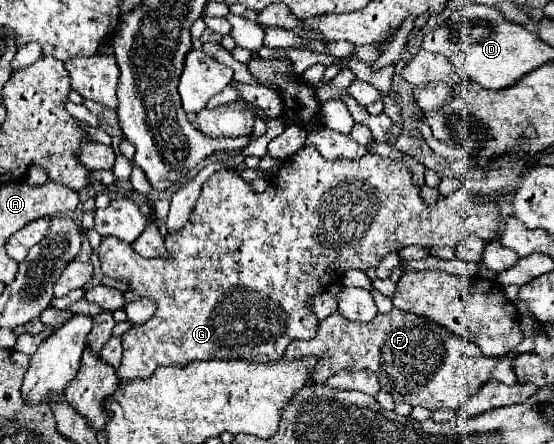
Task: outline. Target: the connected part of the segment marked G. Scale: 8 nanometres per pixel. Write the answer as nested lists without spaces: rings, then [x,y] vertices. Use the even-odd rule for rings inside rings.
[[[305,145],[301,151],[297,151],[293,157],[285,159],[285,163],[281,165],[281,169],[271,177],[269,187],[263,193],[257,193],[251,189],[251,183],[243,181],[237,173],[237,169],[223,169],[213,173],[201,187],[201,195],[191,211],[191,219],[187,221],[187,225],[175,233],[167,235],[167,249],[173,255],[173,261],[165,261],[165,259],[145,259],[141,257],[131,245],[121,243],[121,239],[103,239],[99,245],[99,259],[101,259],[101,269],[103,275],[107,277],[127,277],[129,289],[125,293],[127,301],[135,301],[141,297],[151,297],[157,301],[157,311],[155,315],[139,325],[133,327],[131,331],[127,331],[123,335],[123,361],[121,367],[117,369],[121,381],[133,379],[133,377],[151,377],[153,371],[161,365],[185,365],[191,361],[203,361],[203,359],[241,359],[241,361],[253,361],[253,363],[275,363],[283,357],[285,347],[295,341],[295,339],[313,339],[317,333],[317,319],[315,315],[309,311],[307,307],[307,299],[315,293],[325,291],[325,287],[329,283],[335,283],[343,277],[343,273],[347,269],[367,269],[367,267],[375,267],[387,253],[391,251],[401,251],[407,245],[419,245],[419,247],[455,247],[461,239],[475,235],[481,237],[483,241],[493,241],[497,238],[496,232],[499,228],[500,203],[495,201],[483,201],[481,193],[469,191],[465,187],[455,189],[449,195],[439,195],[437,201],[433,205],[427,205],[421,197],[421,189],[415,183],[409,167],[401,161],[389,159],[389,157],[381,157],[381,155],[373,155],[367,153],[359,159],[337,159],[337,161],[329,161],[325,159],[317,147],[313,145]]]

